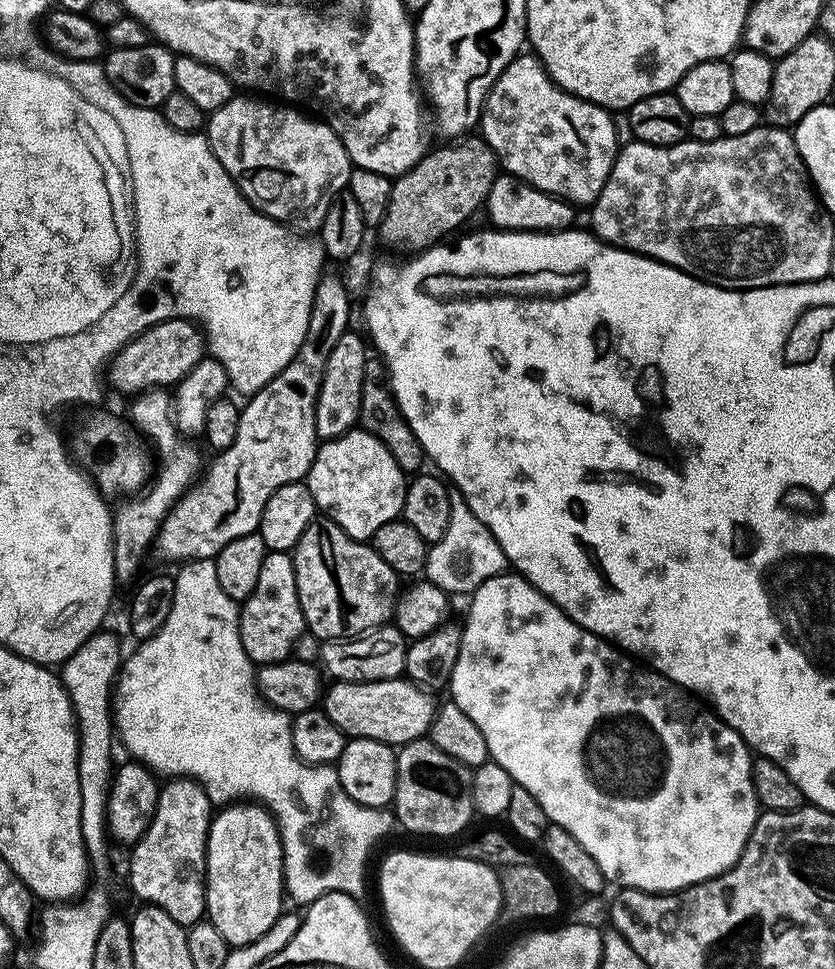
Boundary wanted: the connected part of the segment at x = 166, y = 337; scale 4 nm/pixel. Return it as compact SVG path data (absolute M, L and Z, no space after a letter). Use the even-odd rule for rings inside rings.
M164 320L147 328L116 353L112 367L114 389L117 393L132 392L131 394L167 389L179 384L181 378L205 356L206 337L193 321Z

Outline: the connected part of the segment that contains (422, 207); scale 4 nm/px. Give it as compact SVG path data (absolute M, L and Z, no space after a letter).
M472 138L448 142L445 148L436 148L433 152L431 149L409 172L395 177L388 209L378 226L381 238L390 247L419 254L451 237L451 232L463 226L474 210L485 207L498 175L498 161L483 138L468 139Z

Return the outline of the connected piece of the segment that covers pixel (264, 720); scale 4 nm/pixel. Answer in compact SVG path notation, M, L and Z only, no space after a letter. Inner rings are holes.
M215 559L190 560L183 565L180 573L175 573L176 593L174 594L174 606L170 606L170 618L159 630L146 641L139 645L140 649L123 661L119 670L118 683L114 688L114 723L118 733L119 743L125 744L133 752L139 763L147 766L153 773L165 772L168 778L194 778L196 783L204 787L204 793L211 798L213 805L228 806L233 802L251 798L259 802L272 813L276 827L280 829L280 845L284 848L284 887L287 895L292 896L301 906L313 904L320 896L327 892L344 892L347 896L363 897L364 892L364 867L368 864L368 855L372 847L394 828L394 816L388 808L371 808L360 804L346 790L340 781L340 773L331 764L307 764L296 755L294 750L294 738L292 737L293 717L280 708L268 703L257 684L257 669L252 659L246 654L240 637L240 608L237 601L222 590L218 583L218 570Z

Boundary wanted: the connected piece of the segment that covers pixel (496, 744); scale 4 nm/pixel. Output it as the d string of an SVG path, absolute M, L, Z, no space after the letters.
M508 575L490 578L471 593L472 605L468 608L468 621L462 624L461 648L450 681L451 703L459 706L462 714L466 714L466 718L470 718L470 722L482 730L491 763L502 766L502 770L510 774L513 785L530 790L530 794L538 798L542 810L546 810L549 821L578 838L586 854L598 862L605 881L612 883L613 880L620 888L637 888L643 892L678 892L691 884L701 884L703 880L721 876L733 868L748 845L758 815L758 801L752 781L754 756L744 739L725 724L711 707L703 708L699 704L701 701L688 689L637 662L615 644L578 626L578 622L571 620L550 597L542 594L523 576Z

